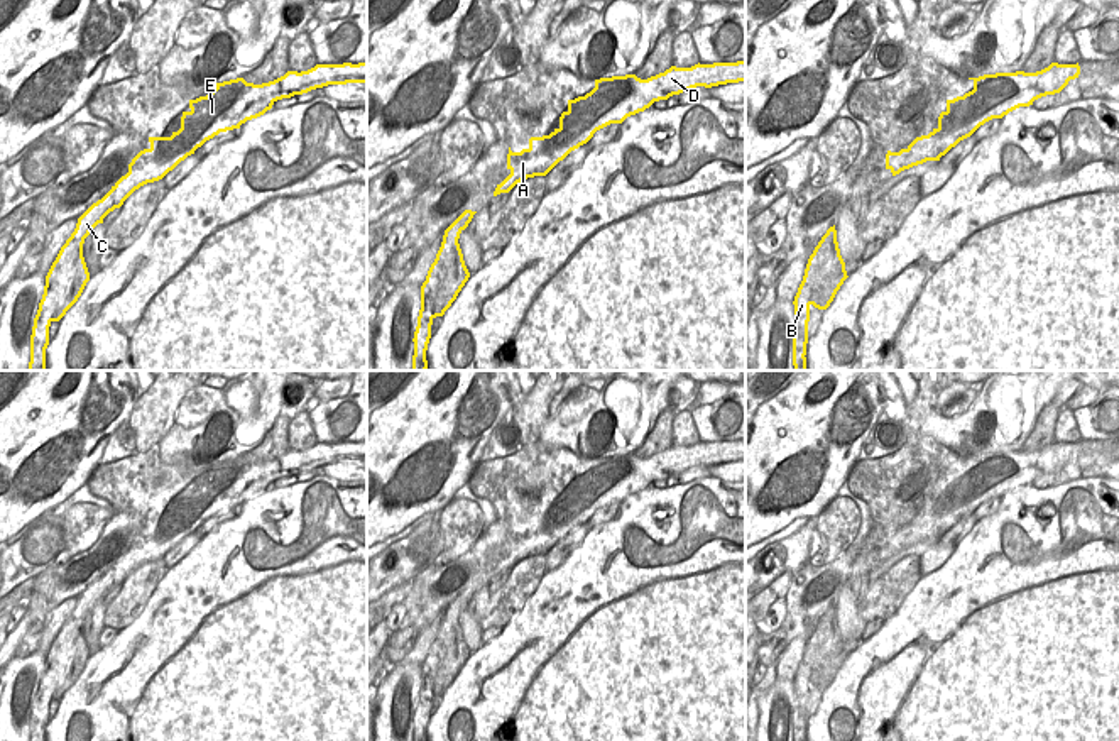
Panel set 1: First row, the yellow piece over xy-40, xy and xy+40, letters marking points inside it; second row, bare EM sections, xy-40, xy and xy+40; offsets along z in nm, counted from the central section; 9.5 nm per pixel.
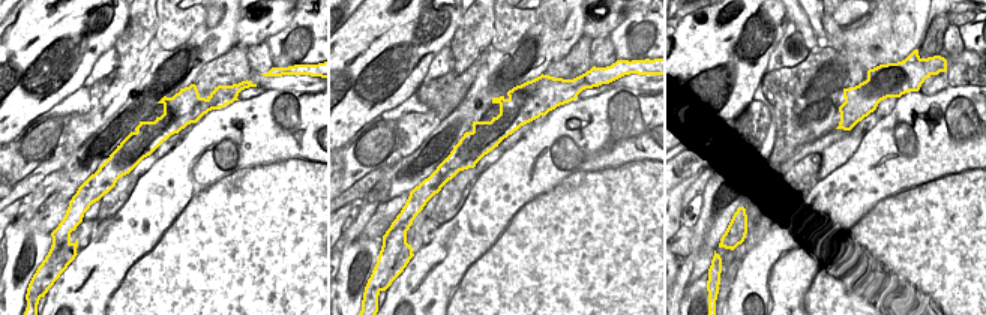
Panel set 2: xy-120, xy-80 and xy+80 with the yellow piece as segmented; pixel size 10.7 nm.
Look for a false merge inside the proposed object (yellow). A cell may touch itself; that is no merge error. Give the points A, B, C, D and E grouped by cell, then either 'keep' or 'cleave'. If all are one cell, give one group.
groups A B C D E; keep

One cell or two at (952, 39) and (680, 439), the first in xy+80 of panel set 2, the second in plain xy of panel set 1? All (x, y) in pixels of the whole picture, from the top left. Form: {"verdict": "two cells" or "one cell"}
{"verdict": "one cell"}

